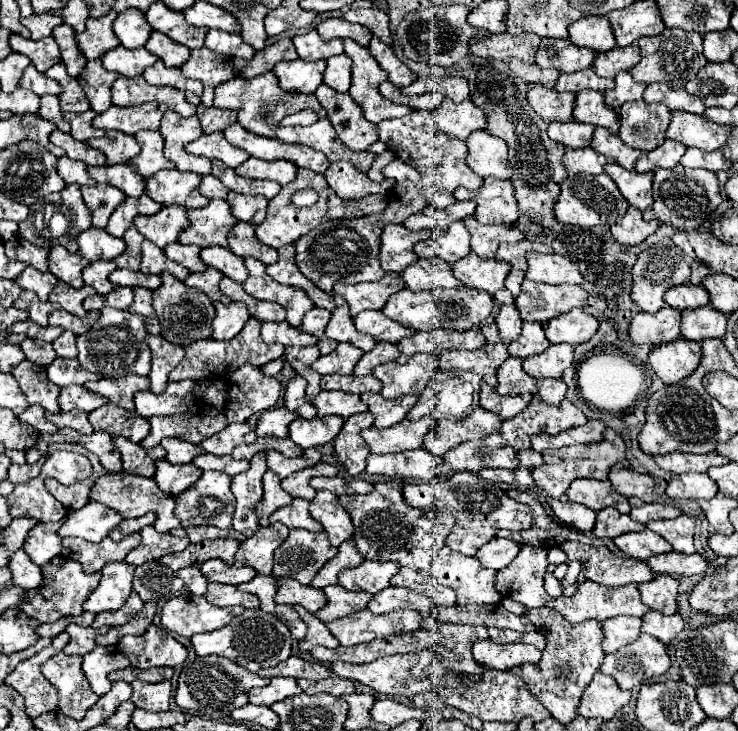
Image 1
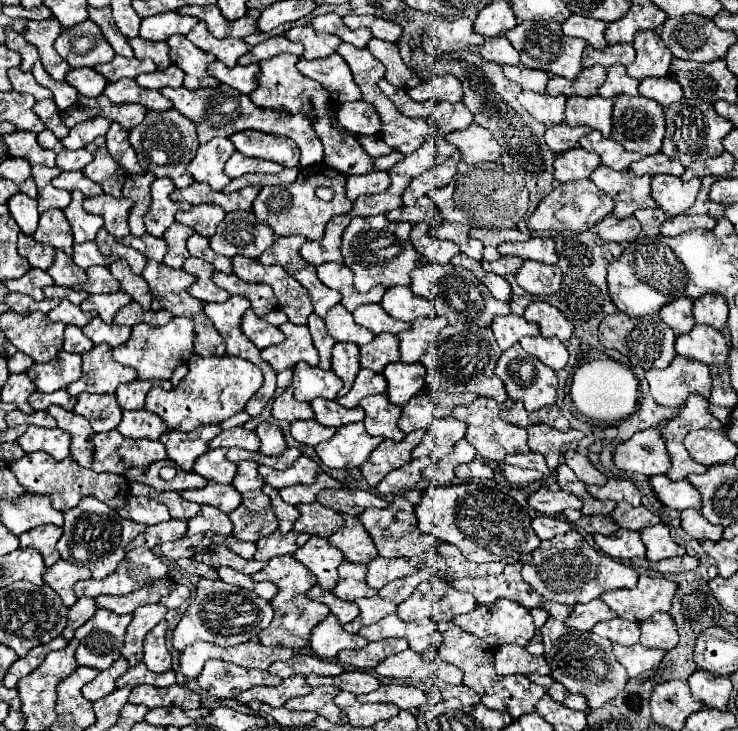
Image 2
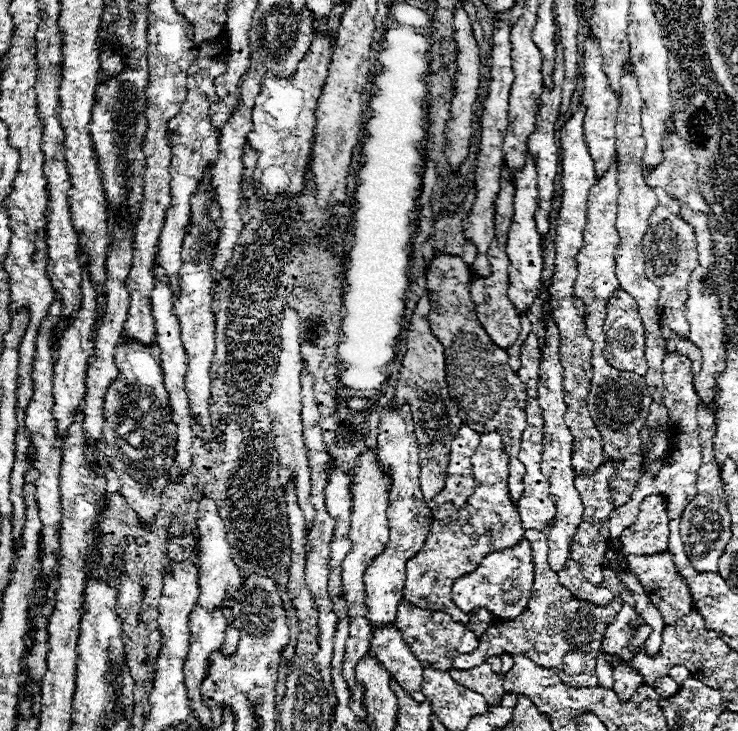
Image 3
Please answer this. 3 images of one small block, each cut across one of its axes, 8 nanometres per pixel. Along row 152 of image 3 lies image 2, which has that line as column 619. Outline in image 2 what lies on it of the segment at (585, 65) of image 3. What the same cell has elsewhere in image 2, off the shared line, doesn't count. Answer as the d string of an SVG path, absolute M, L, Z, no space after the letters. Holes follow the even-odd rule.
M640 576L638 586L632 590L606 592L602 600L624 620L642 622L654 612L670 612L676 584L666 578Z

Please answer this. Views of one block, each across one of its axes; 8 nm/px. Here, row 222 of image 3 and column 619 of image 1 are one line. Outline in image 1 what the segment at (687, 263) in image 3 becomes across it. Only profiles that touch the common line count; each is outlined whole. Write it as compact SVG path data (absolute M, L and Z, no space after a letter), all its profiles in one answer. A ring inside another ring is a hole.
M640 634L640 638L612 654L604 656L598 672L608 674L624 690L632 690L652 676L660 676L670 668L666 646L654 636Z

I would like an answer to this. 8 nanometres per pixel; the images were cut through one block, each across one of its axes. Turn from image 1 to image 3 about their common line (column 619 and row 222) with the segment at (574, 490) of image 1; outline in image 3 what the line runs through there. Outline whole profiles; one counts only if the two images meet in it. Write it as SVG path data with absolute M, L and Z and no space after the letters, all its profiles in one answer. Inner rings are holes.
M504 164L500 170L500 192L496 196L496 206L494 206L494 240L490 242L488 248L488 262L492 266L492 272L488 276L470 276L470 298L476 306L476 314L484 330L488 332L490 340L498 344L500 348L508 348L516 342L520 334L520 314L516 312L516 306L508 298L508 254L506 254L506 236L508 236L508 226L512 218L512 200L514 200L514 180L510 176L510 168Z

